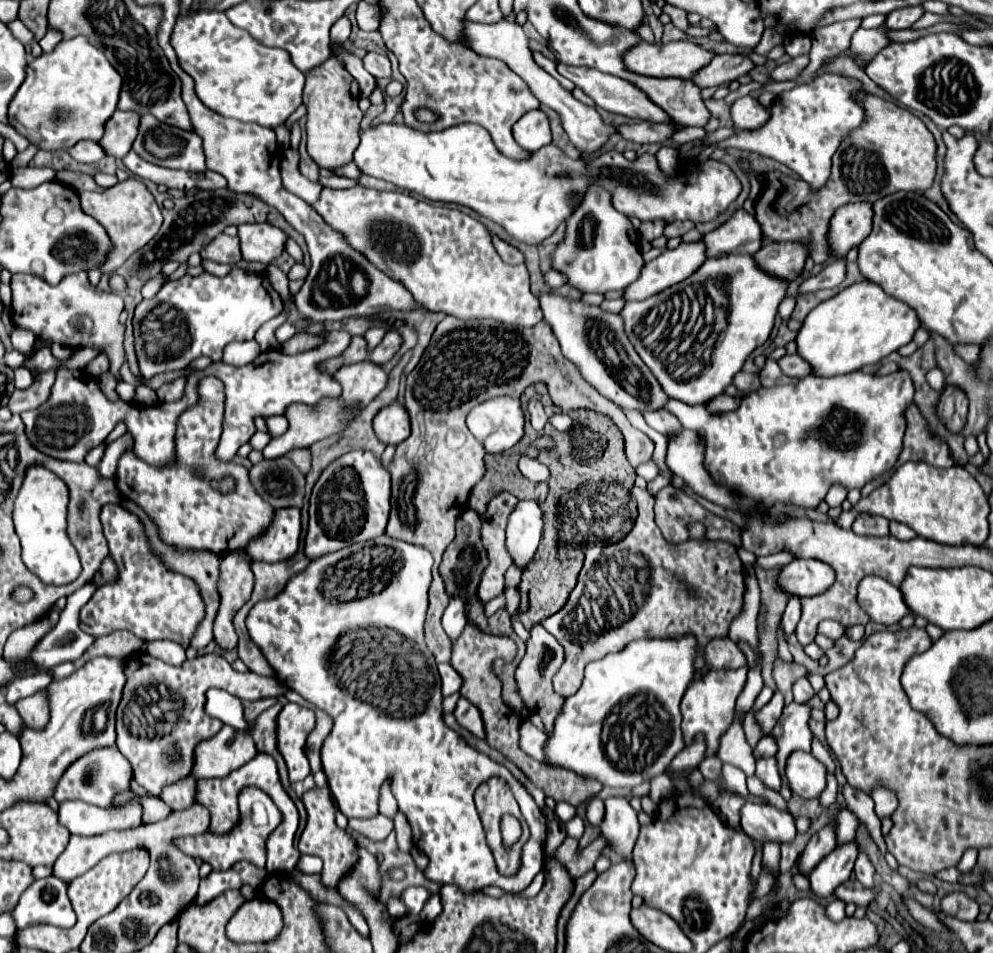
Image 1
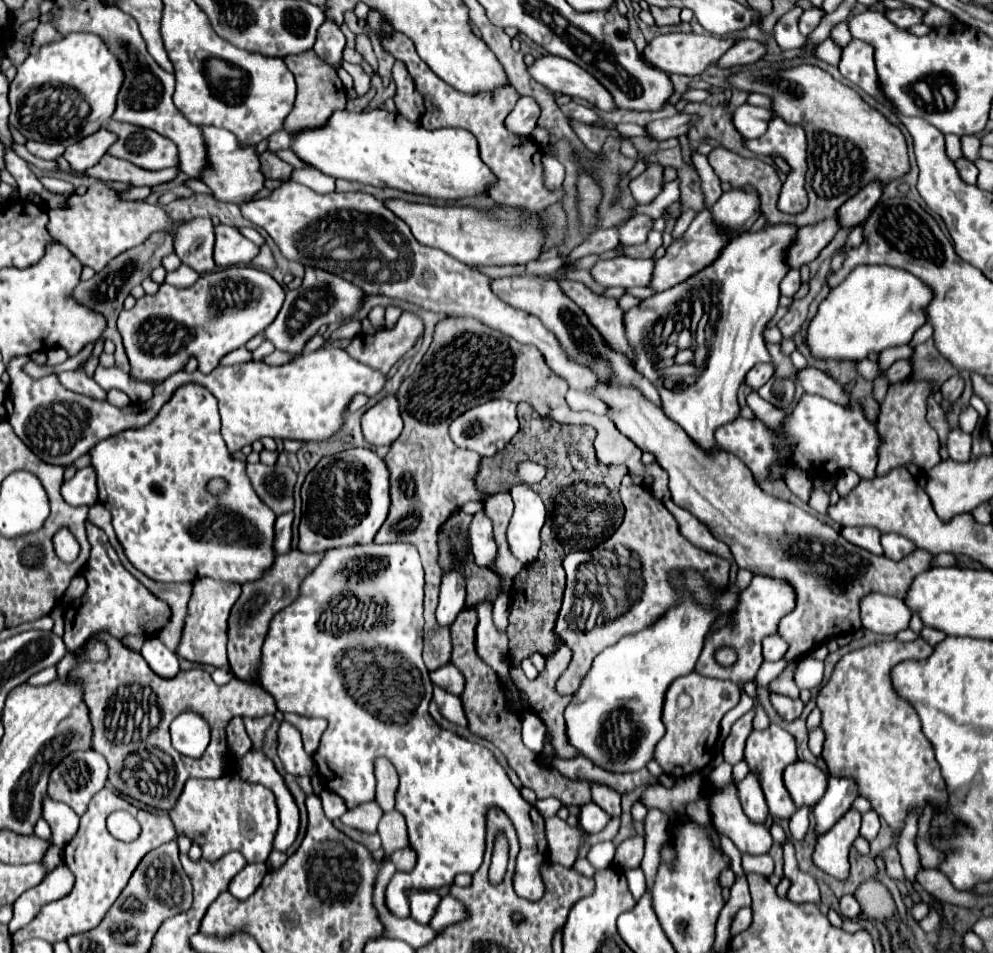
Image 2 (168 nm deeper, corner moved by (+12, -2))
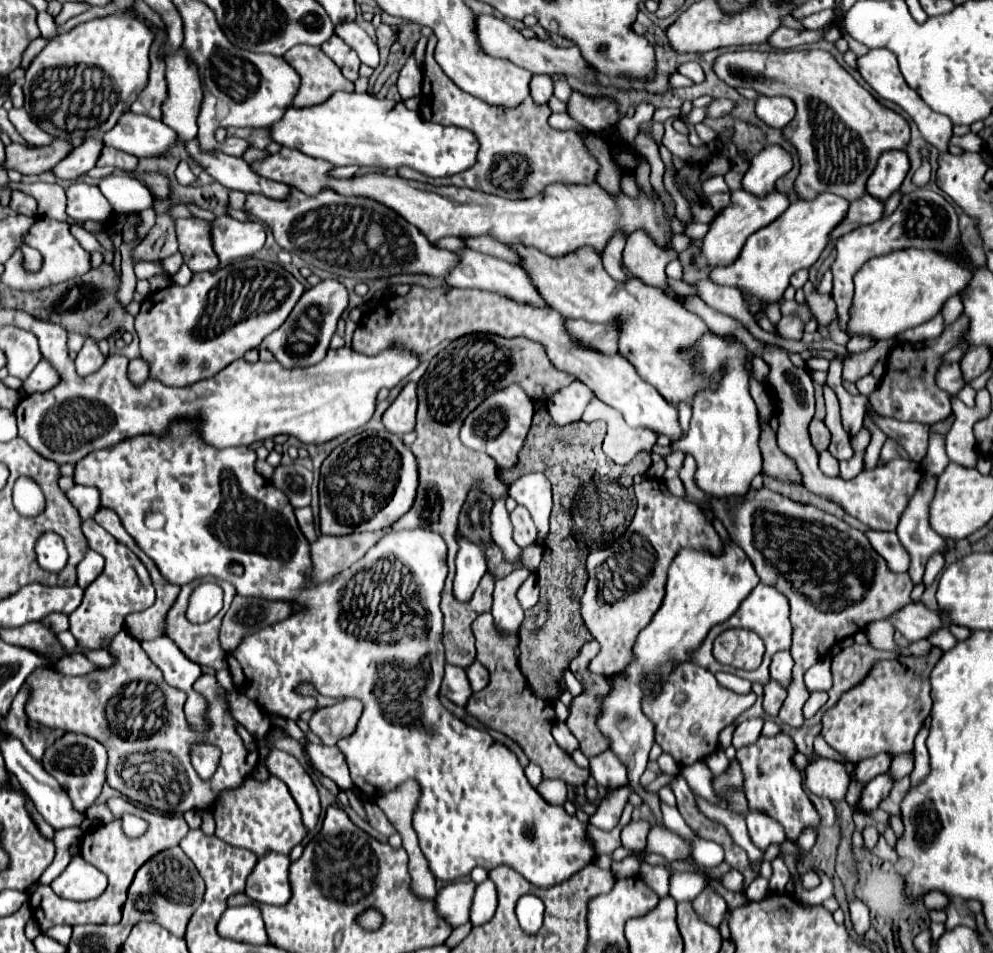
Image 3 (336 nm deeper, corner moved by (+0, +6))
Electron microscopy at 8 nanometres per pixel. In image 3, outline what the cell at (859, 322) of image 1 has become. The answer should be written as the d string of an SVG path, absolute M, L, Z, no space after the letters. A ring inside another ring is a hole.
M907 248L871 258L855 274L855 296L849 308L847 332L853 336L871 336L875 340L895 338L897 334L937 316L943 304L953 294L961 292L969 280L971 274L961 268L959 262L937 252Z

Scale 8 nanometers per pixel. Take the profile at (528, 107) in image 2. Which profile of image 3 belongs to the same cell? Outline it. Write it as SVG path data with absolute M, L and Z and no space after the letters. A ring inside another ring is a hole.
M537 74L531 80L531 98L535 104L547 104L549 98L553 96L553 80L551 76Z

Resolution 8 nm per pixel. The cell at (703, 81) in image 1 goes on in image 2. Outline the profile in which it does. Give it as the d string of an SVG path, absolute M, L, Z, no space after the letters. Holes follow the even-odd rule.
M739 40L731 50L727 50L717 66L729 68L729 66L743 66L743 64L755 64L767 54L767 46L757 40Z

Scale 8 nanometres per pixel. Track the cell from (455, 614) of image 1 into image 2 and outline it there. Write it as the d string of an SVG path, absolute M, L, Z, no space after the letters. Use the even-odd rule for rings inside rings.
M453 568L445 572L441 580L439 606L437 606L439 624L453 624L463 606L465 606L465 578L459 570Z

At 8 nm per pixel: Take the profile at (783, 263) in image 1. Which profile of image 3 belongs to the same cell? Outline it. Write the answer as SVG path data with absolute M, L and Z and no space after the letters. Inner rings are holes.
M865 194L863 198L853 200L853 202L849 204L849 210L847 210L845 218L843 218L841 224L831 232L831 240L839 238L839 236L843 236L843 234L847 234L847 232L863 226L863 224L873 224L873 222L877 222L881 216L883 216L883 202L879 202L879 200L875 200L873 196Z

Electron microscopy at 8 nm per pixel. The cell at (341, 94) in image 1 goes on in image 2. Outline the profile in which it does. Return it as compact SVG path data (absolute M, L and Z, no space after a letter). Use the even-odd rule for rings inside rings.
M313 50L303 52L303 54L285 56L285 64L293 72L295 82L297 82L295 106L289 112L289 116L285 118L285 130L289 134L295 134L295 132L305 130L305 128L325 126L333 110L343 110L345 108L347 92L345 92L339 76L337 76L337 70L333 66L329 66L327 62L323 62Z

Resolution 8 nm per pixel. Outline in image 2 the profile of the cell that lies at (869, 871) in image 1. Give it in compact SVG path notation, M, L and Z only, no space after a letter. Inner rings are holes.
M843 896L841 898L841 916L855 920L855 918L859 918L859 914L861 914L861 908L859 908L857 900L853 896Z

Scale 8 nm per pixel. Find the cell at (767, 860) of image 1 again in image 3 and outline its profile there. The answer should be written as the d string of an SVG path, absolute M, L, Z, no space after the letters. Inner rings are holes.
M732 869L721 877L720 882L730 891L741 892L743 890L744 877L739 871Z

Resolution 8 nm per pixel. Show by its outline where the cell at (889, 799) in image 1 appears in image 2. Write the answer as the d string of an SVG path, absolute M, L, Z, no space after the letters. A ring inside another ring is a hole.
M867 812L863 814L863 824L859 830L859 836L863 836L867 842L871 842L879 832L879 816L877 812Z

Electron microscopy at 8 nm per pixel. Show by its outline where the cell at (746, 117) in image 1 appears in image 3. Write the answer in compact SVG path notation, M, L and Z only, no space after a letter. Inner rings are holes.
M759 96L755 104L755 114L759 120L763 120L771 128L783 128L787 126L795 116L795 104L785 96Z

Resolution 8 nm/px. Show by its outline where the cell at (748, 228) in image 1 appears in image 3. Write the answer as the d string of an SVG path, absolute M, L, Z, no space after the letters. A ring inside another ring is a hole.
M767 144L765 150L751 160L751 166L743 176L743 190L753 192L753 196L775 192L777 178L789 172L791 166L791 156L781 146Z

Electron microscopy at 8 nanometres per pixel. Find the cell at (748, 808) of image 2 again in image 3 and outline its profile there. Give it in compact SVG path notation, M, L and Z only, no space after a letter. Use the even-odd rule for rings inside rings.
M749 812L745 820L747 820L747 830L751 840L761 850L767 850L769 844L785 842L785 830L781 828L781 824L777 824L777 820L765 816L765 812Z

